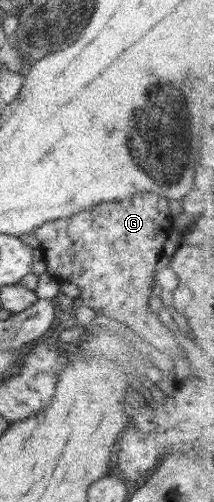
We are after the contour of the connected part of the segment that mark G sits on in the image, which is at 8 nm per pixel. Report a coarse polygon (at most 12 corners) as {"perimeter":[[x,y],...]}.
{"perimeter":[[155,192],[44,222],[46,272],[153,344]]}

